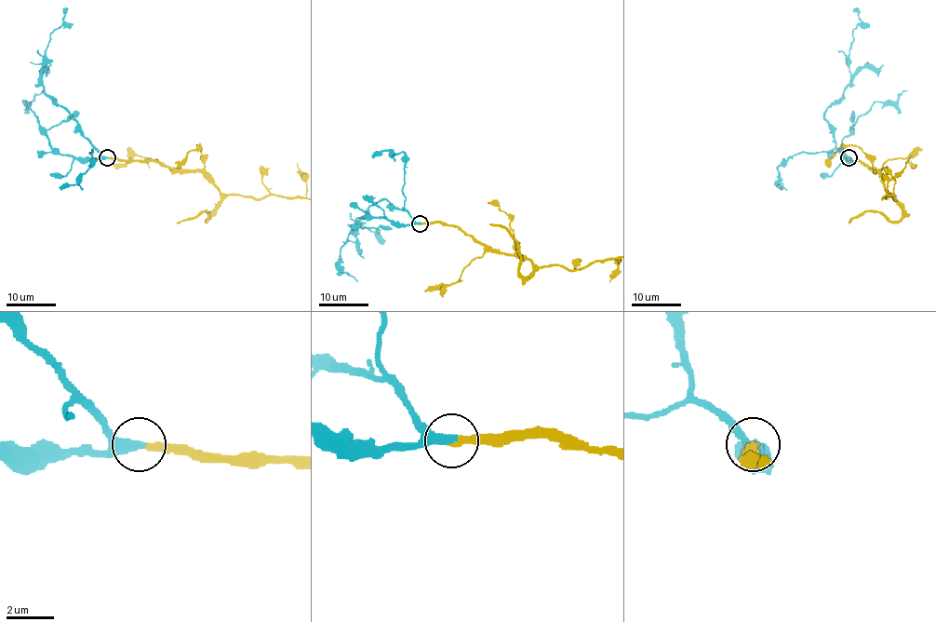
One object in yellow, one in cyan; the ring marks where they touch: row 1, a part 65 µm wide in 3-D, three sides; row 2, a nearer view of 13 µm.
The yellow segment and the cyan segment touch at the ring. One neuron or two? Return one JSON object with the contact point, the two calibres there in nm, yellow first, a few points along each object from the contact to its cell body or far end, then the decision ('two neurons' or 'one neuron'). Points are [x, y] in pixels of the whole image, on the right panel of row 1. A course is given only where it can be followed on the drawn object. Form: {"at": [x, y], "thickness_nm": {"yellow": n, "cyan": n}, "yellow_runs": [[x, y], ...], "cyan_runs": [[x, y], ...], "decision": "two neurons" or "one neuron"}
{"at": [849, 157], "thickness_nm": {"yellow": 280, "cyan": 400}, "cyan_runs": [[848, 157], [835, 146], [824, 112], [842, 97], [850, 78], [849, 48], [853, 30], [861, 21], [854, 7]], "decision": "one neuron"}

